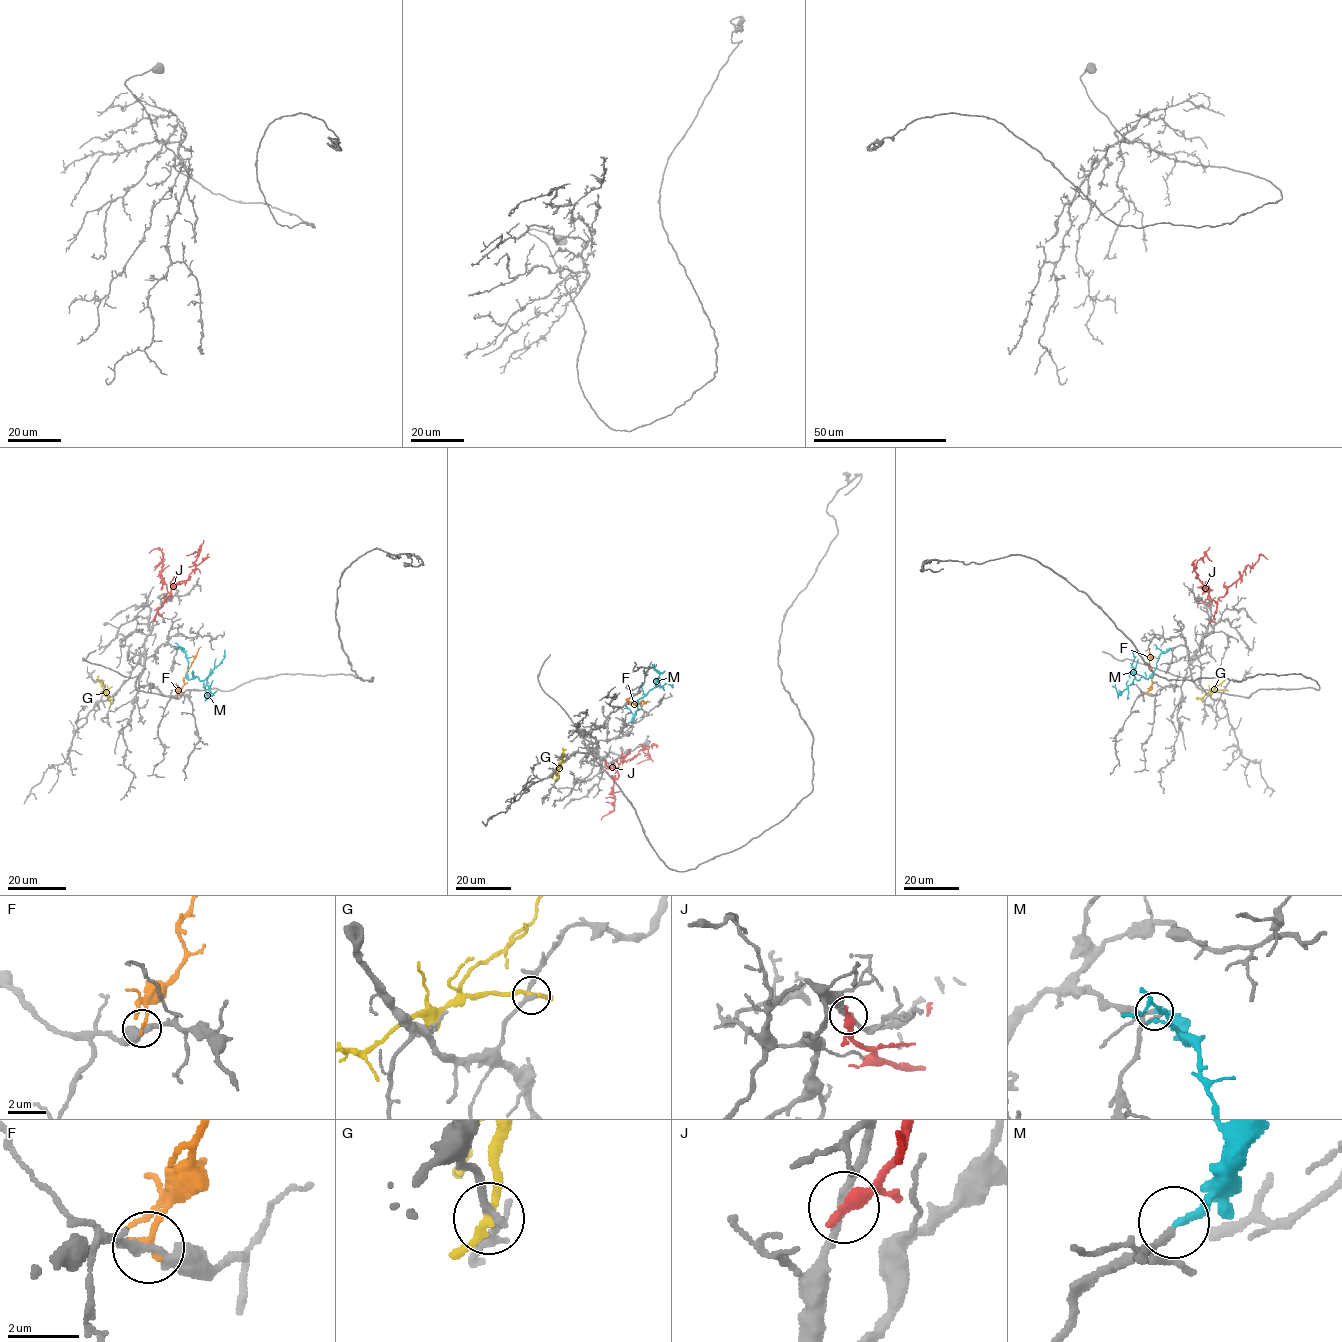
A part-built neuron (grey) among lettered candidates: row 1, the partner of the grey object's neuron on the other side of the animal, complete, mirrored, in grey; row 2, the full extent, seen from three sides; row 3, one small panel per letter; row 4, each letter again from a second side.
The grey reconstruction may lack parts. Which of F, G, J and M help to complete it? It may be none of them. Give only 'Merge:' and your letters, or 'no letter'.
Merge: M

